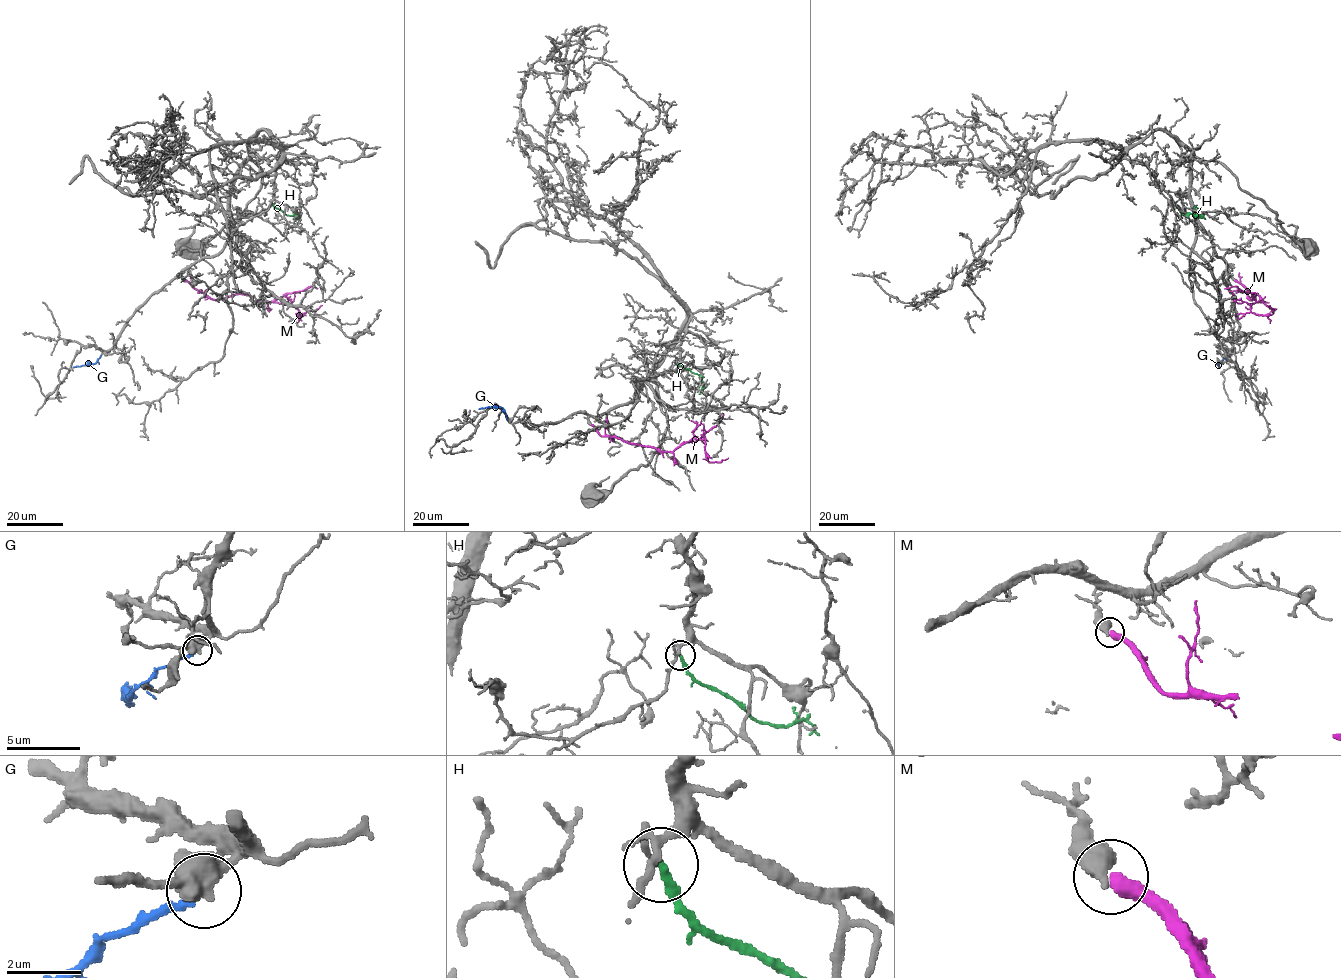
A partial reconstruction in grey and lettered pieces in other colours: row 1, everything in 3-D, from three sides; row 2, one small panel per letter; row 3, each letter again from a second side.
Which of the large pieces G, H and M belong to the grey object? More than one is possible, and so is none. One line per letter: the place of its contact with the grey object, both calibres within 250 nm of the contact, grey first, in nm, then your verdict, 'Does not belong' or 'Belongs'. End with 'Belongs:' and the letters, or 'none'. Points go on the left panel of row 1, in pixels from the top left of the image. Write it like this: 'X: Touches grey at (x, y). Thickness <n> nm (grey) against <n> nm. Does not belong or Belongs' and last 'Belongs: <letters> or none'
G: Touches grey at (101, 355). Thickness 150 nm (grey) against 200 nm. Belongs
H: Touches grey at (271, 202). Thickness 140 nm (grey) against 220 nm. Does not belong
M: Touches grey at (184, 280). Thickness 550 nm (grey) against 440 nm. Does not belong
Belongs: G

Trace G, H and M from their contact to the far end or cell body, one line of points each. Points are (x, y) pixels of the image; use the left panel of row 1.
G: (100, 355), (94, 363), (72, 367)
H: (272, 202), (286, 215), (296, 215), (291, 208)
M: (184, 281), (215, 300), (246, 294), (255, 302), (290, 304), (299, 314), (314, 311), (322, 305)

